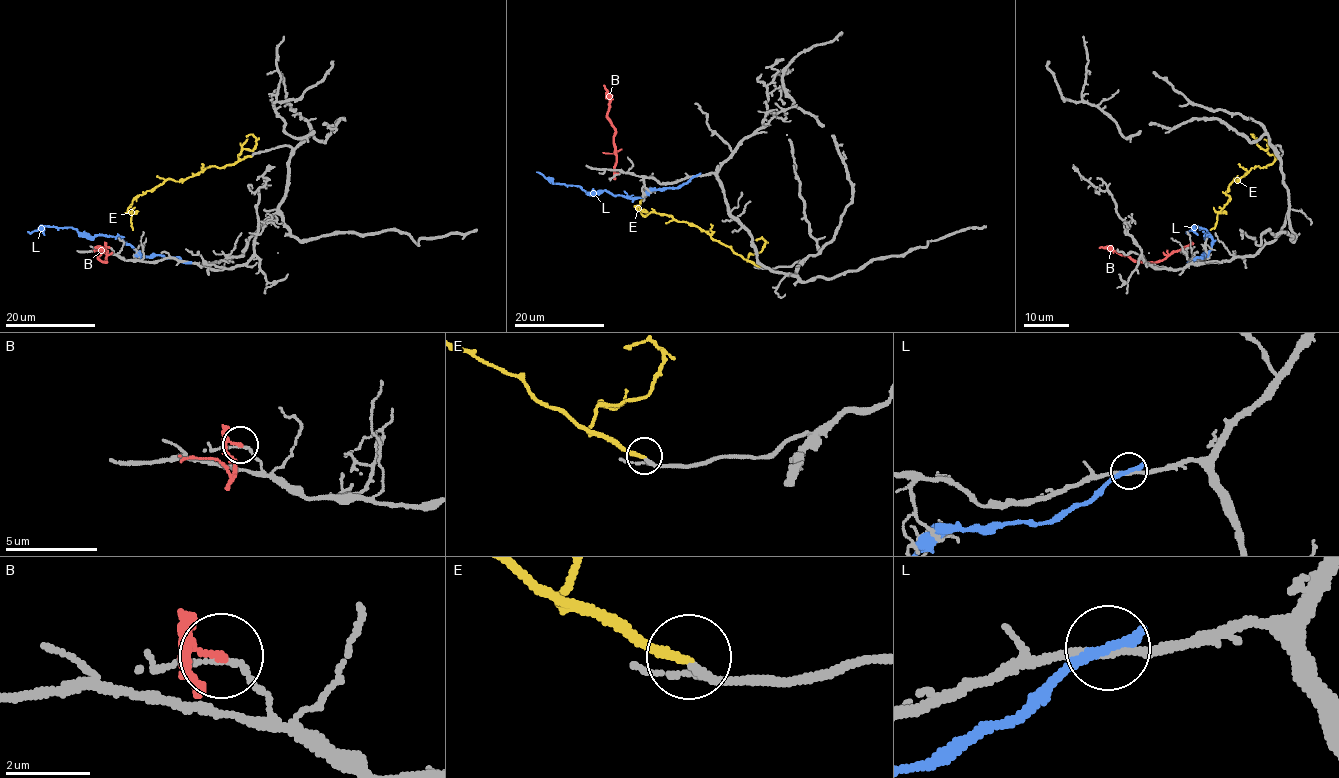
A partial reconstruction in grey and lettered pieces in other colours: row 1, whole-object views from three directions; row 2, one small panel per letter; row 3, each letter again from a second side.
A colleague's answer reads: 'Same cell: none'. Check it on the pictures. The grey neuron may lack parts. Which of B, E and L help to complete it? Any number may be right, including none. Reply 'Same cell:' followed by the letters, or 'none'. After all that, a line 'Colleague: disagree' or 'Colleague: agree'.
Same cell: E
Colleague: disagree

